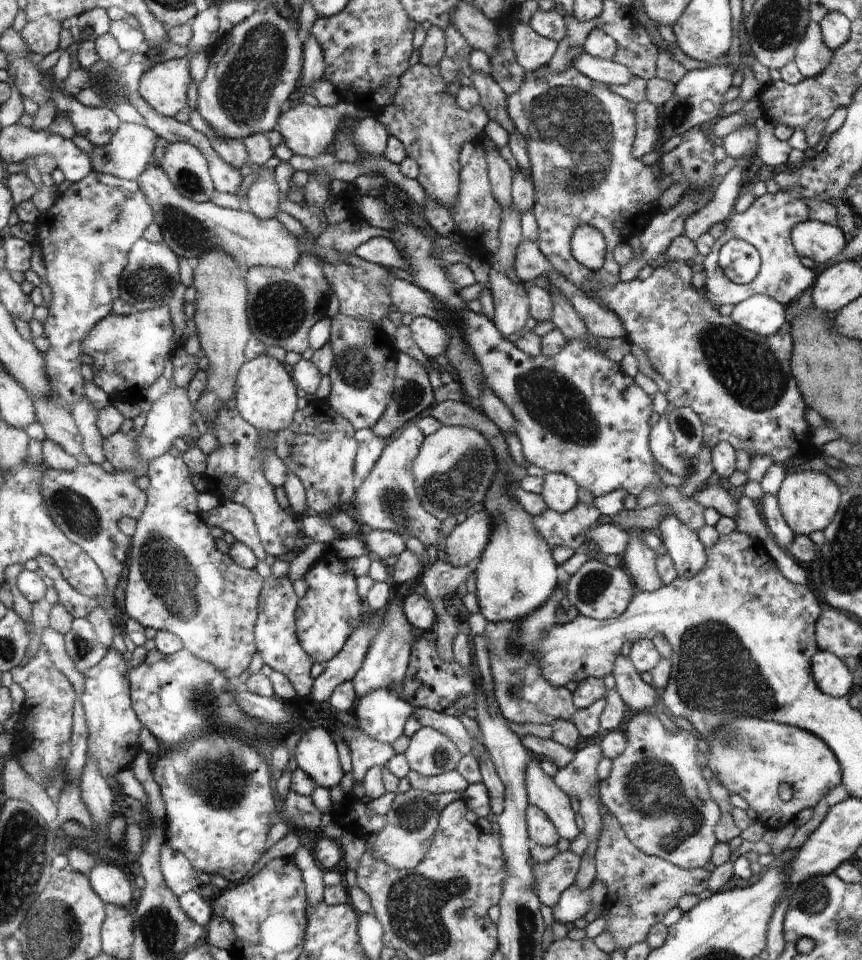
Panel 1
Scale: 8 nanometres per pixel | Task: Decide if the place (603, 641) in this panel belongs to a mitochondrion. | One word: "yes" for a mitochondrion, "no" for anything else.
no

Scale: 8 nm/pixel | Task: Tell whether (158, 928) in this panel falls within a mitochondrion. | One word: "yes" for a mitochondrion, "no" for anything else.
yes

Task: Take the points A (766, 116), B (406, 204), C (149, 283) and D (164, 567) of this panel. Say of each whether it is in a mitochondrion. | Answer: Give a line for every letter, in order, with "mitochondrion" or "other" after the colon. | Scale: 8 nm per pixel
A: other
B: other
C: mitochondrion
D: mitochondrion

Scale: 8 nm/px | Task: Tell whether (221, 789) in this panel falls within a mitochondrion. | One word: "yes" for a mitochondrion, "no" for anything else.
yes

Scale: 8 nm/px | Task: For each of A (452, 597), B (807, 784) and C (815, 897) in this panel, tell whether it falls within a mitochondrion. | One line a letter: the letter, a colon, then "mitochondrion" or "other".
A: other
B: other
C: mitochondrion

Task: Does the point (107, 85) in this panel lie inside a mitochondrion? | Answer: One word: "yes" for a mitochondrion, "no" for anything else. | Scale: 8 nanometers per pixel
yes

